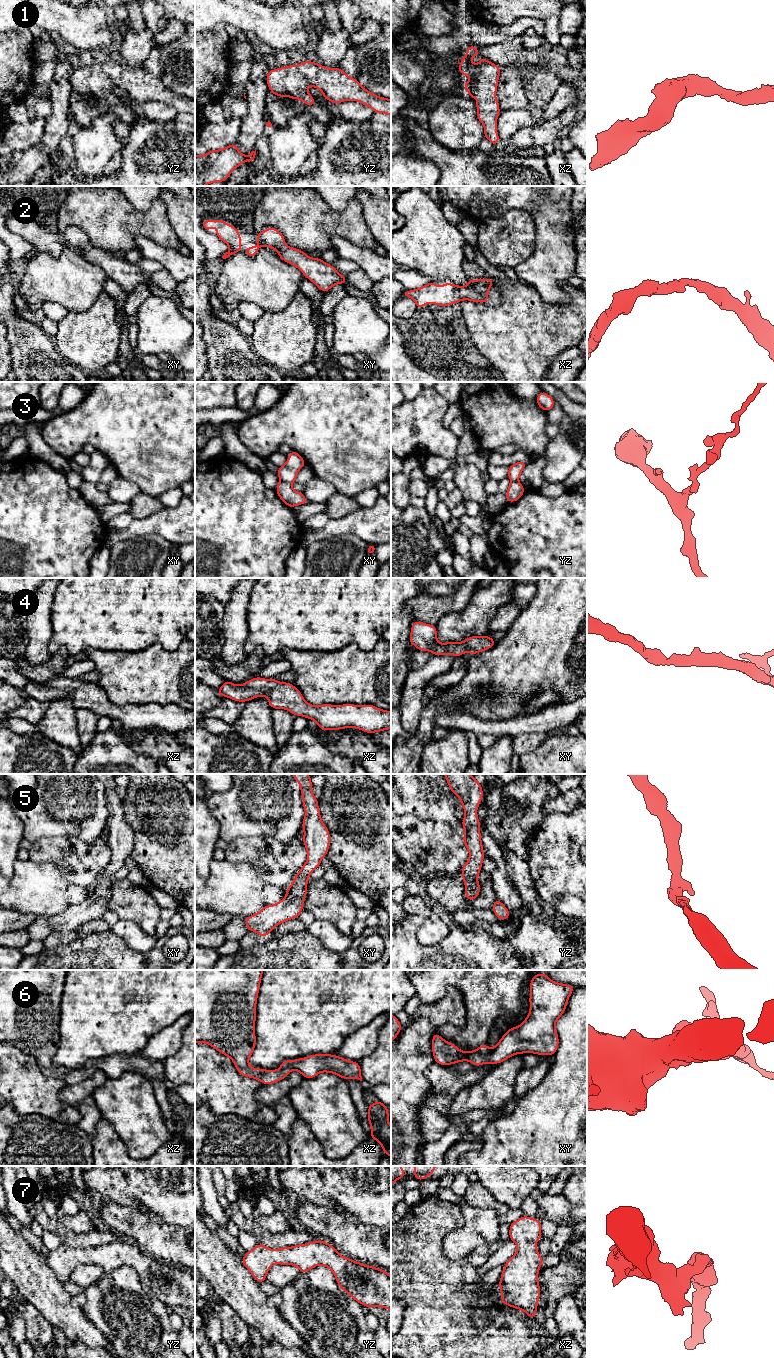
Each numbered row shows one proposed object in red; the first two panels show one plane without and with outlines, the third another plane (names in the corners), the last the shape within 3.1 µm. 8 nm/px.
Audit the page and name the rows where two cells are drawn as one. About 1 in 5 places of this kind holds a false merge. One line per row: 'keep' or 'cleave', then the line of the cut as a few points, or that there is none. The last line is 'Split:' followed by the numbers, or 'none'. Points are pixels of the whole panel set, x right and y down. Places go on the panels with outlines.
1: keep | no cut
2: keep | no cut
3: cleave | xy (280, 479), (290, 484)
4: keep | no cut
5: keep | no cut
6: keep | no cut
7: keep | no cut
Split: 3

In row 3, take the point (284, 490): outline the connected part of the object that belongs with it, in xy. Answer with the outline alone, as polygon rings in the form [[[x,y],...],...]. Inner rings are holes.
[[[280,480],[278,482],[276,493],[278,497],[290,508],[309,502],[303,493],[294,490],[291,484],[285,481]]]

